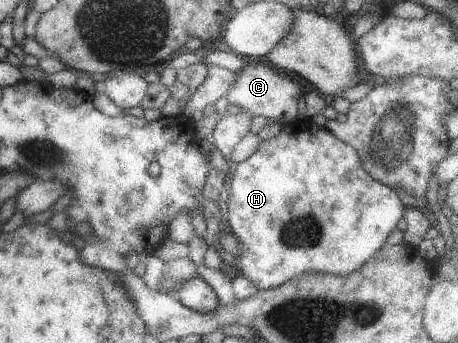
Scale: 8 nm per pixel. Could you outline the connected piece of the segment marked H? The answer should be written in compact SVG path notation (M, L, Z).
M295 118L280 127L279 133L266 140L261 140L257 149L247 159L238 164L231 165L229 172L229 184L227 185L227 230L235 236L240 243L240 252L237 256L239 262L239 275L251 281L257 289L267 289L281 285L284 281L300 276L302 273L333 273L333 275L345 275L355 271L359 265L363 265L385 241L385 237L393 231L397 221L402 216L404 206L401 204L398 194L389 186L383 185L371 179L363 168L357 152L351 145L337 139L325 127L320 127L310 119L300 120Z

